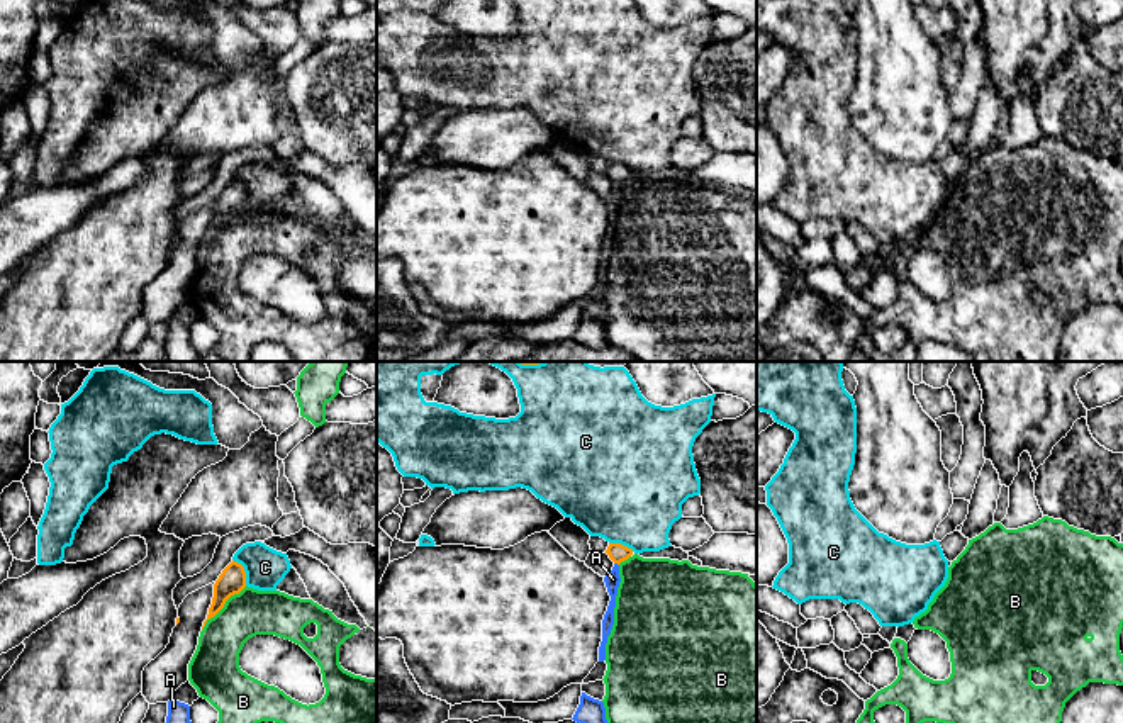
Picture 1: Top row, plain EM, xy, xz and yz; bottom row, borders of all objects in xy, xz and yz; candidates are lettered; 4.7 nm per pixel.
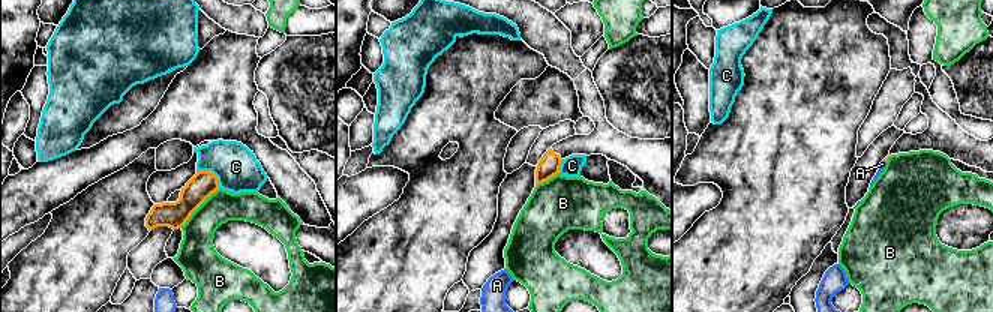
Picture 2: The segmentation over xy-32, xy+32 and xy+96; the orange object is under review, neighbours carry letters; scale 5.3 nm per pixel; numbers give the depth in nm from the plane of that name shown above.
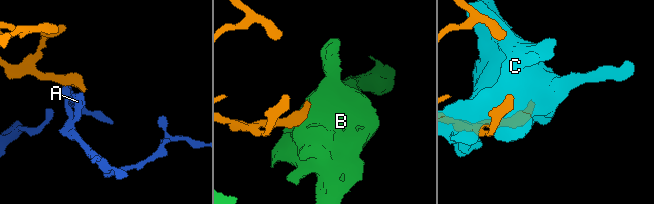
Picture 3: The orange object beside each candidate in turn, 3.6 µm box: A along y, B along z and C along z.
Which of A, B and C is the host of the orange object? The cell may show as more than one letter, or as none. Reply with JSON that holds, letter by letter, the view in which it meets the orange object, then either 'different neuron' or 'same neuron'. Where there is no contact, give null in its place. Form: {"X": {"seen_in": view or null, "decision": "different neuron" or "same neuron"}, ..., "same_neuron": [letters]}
{"A": {"seen_in": "xz", "decision": "different neuron"}, "B": {"seen_in": "xy", "decision": "different neuron"}, "C": {"seen_in": "xy", "decision": "different neuron"}, "same_neuron": []}

